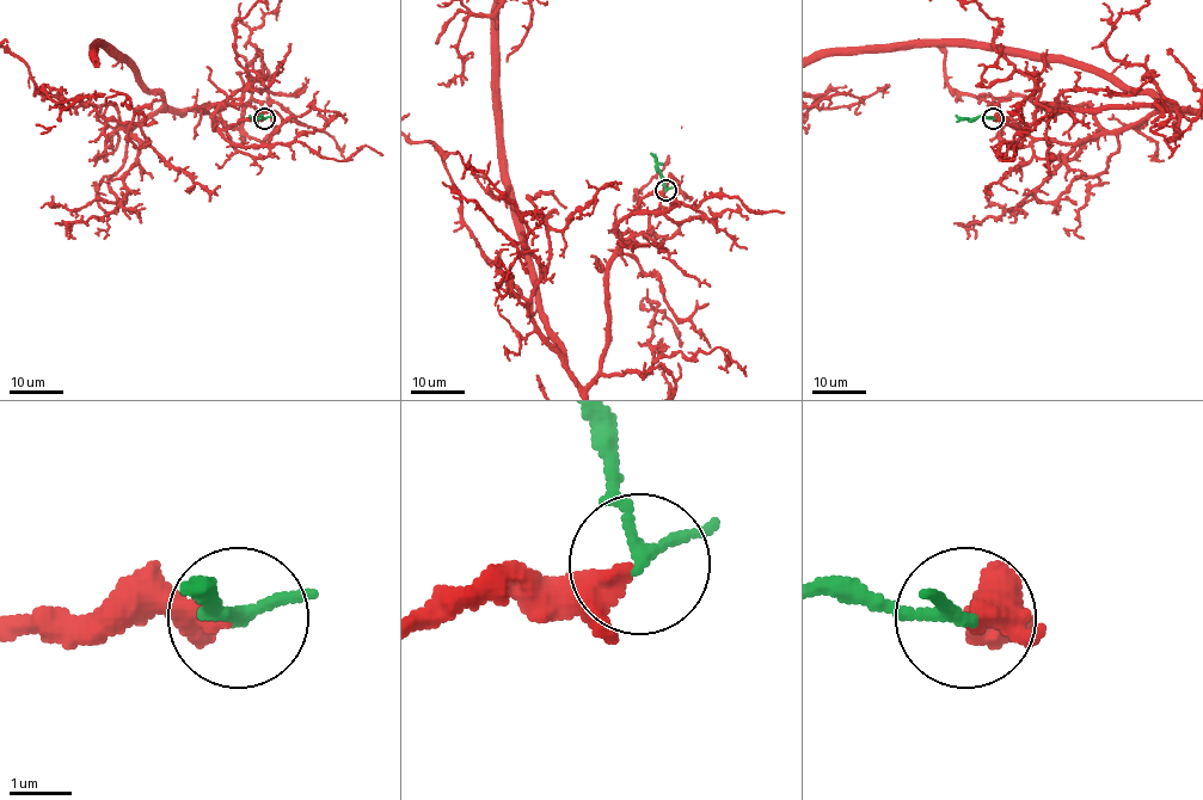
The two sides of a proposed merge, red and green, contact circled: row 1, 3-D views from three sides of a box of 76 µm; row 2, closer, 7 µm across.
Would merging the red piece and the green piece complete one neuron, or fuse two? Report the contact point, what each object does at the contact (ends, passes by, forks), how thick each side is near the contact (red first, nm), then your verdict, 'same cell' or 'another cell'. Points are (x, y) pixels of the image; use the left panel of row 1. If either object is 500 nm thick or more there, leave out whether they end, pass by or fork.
(264, 118) | red passes by | green passes by | 260/170 nm | same cell

